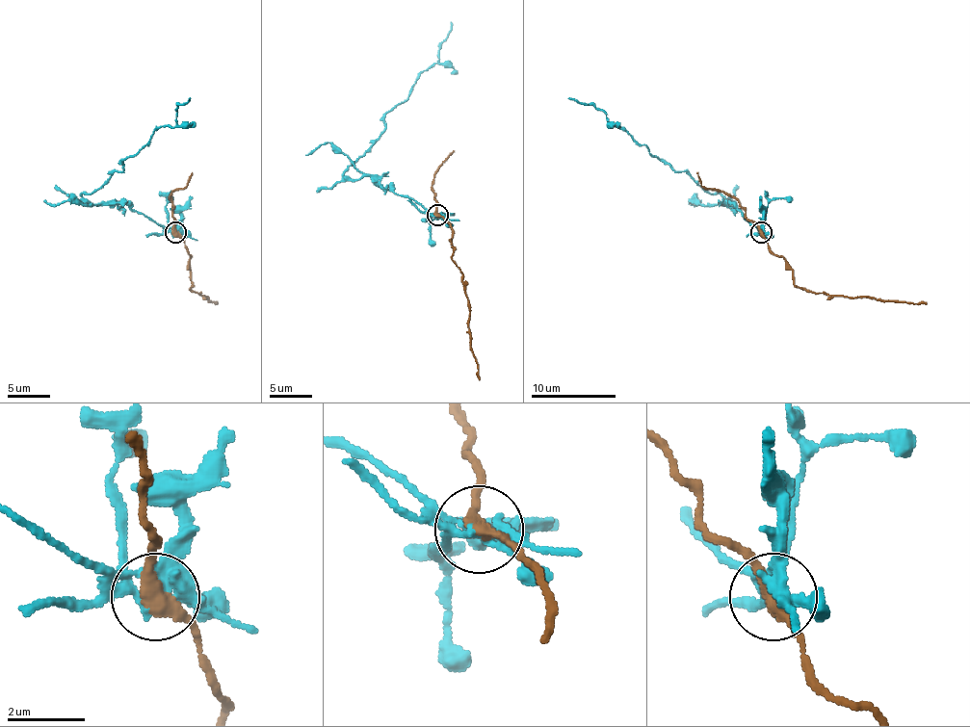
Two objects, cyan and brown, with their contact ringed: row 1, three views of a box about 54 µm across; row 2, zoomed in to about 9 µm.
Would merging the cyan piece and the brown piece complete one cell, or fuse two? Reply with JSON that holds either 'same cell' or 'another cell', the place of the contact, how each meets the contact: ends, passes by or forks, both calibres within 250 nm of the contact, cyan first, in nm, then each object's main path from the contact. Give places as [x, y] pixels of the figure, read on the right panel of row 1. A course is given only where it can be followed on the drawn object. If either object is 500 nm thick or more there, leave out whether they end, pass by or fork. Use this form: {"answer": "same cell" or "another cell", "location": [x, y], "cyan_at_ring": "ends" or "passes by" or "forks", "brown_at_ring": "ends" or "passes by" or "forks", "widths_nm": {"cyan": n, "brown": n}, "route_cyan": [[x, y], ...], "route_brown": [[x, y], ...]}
{"answer": "another cell", "location": [761, 232], "cyan_at_ring": "forks", "brown_at_ring": "passes by", "widths_nm": {"cyan": 280, "brown": 320}, "route_cyan": [[762, 232], [732, 202], [721, 202], [726, 200], [608, 124], [601, 110], [567, 99]], "route_brown": [[762, 232], [774, 253], [785, 262], [798, 287], [847, 298], [895, 299], [909, 303], [927, 301]]}

